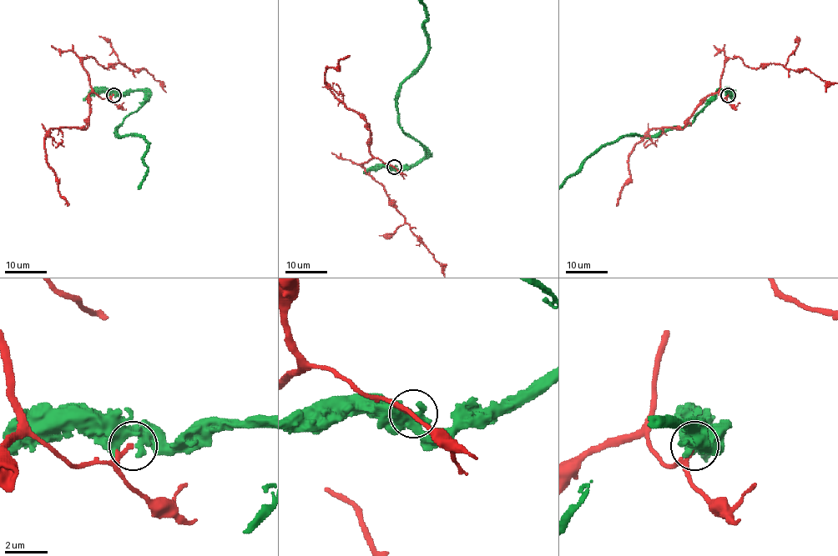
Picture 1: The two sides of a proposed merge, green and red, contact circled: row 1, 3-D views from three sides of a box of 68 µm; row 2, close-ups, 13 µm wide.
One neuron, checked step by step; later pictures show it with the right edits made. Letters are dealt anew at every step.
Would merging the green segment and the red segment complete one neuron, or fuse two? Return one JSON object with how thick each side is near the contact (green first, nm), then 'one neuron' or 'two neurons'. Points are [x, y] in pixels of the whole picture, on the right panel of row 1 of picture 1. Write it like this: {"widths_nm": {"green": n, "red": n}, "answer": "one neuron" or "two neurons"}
{"widths_nm": {"green": 360, "red": 180}, "answer": "two neurons"}

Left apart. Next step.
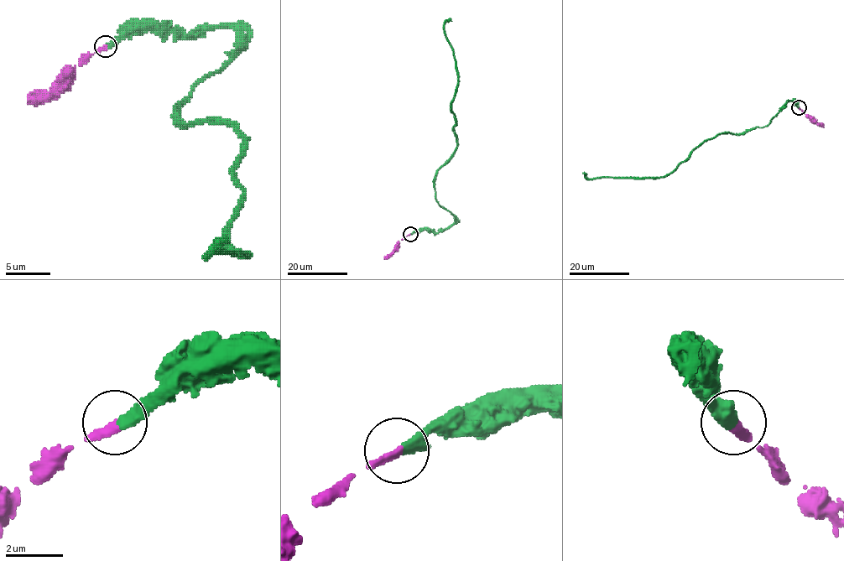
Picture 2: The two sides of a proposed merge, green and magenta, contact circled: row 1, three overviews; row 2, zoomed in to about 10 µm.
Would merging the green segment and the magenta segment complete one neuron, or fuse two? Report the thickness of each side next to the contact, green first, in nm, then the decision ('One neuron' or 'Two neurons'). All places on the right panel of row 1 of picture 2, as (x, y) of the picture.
Thickness 400 nm (green) against 280 nm. One neuron

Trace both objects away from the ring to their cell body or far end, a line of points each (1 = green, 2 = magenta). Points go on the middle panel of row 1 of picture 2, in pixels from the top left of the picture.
1: (410, 234), (443, 231), (454, 221), (435, 198), (435, 184), (456, 144), (456, 61), (445, 30), (452, 21)
2: (410, 235), (399, 241), (384, 259)

